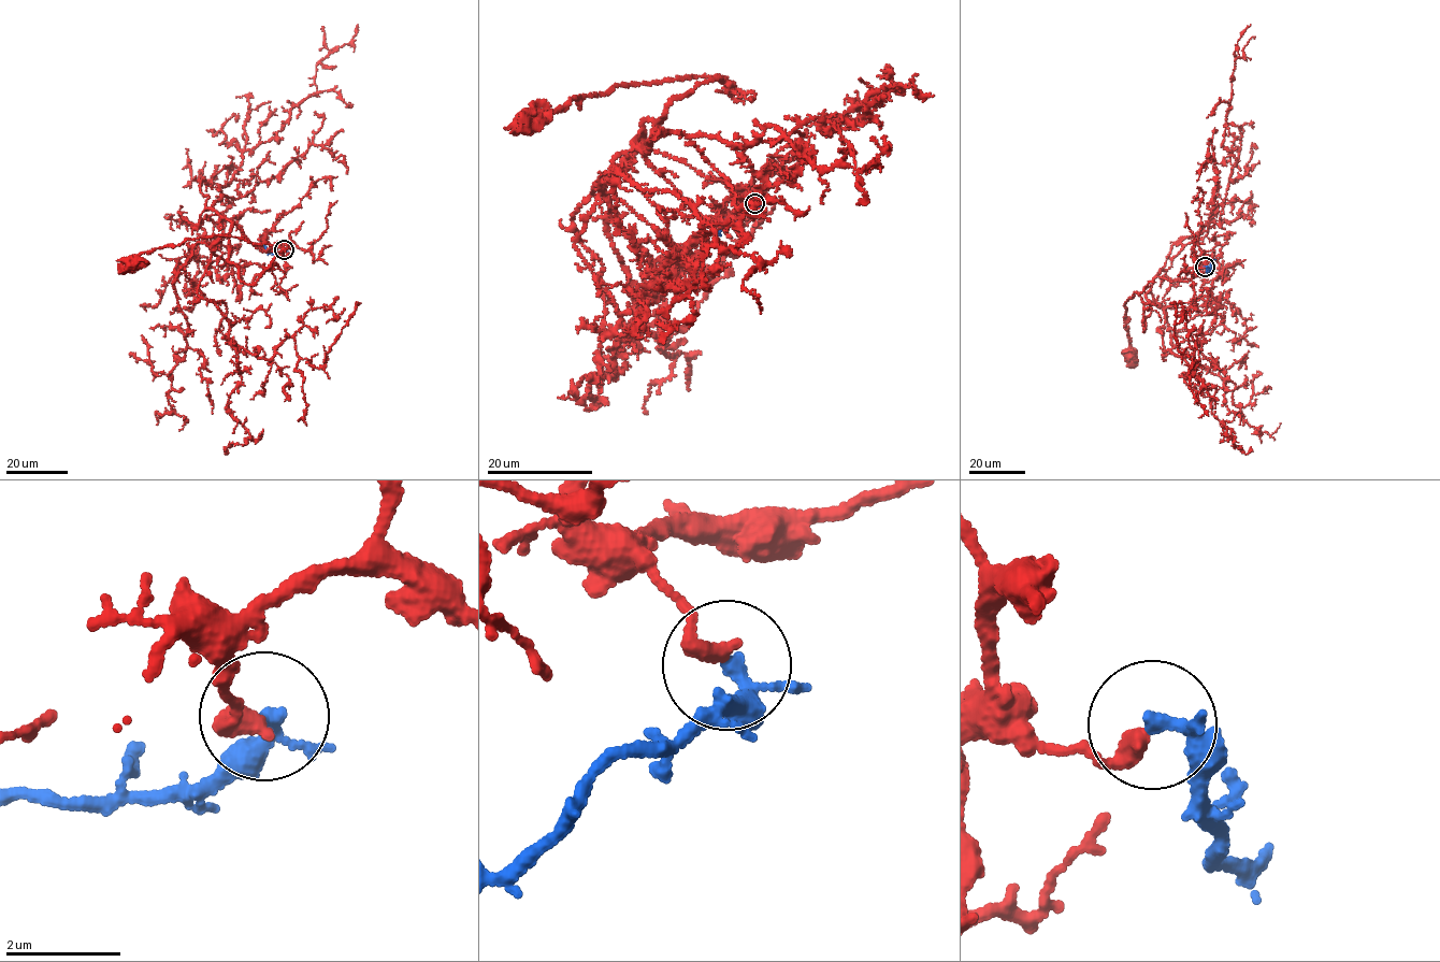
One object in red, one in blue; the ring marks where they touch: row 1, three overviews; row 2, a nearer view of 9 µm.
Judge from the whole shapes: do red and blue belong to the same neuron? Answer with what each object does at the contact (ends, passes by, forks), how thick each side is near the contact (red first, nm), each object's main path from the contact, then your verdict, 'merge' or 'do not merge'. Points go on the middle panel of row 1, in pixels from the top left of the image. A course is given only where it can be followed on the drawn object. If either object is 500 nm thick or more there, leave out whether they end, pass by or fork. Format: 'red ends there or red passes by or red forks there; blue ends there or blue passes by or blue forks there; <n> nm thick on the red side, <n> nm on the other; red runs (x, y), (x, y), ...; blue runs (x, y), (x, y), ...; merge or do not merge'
red ends there; blue passes by; 360 nm thick on the red side, 200 nm on the other; red runs (753, 202), (642, 142), (645, 121), (717, 76), (618, 84), (529, 118); blue runs (754, 202), (756, 205), (723, 226), (718, 241); do not merge

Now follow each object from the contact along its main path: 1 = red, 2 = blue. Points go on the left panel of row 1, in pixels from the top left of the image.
1: (283, 249), (261, 252), (232, 224), (228, 260), (250, 285), (274, 249), (226, 235), (156, 247), (132, 264)
2: (284, 249), (270, 254), (261, 245), (260, 238)

